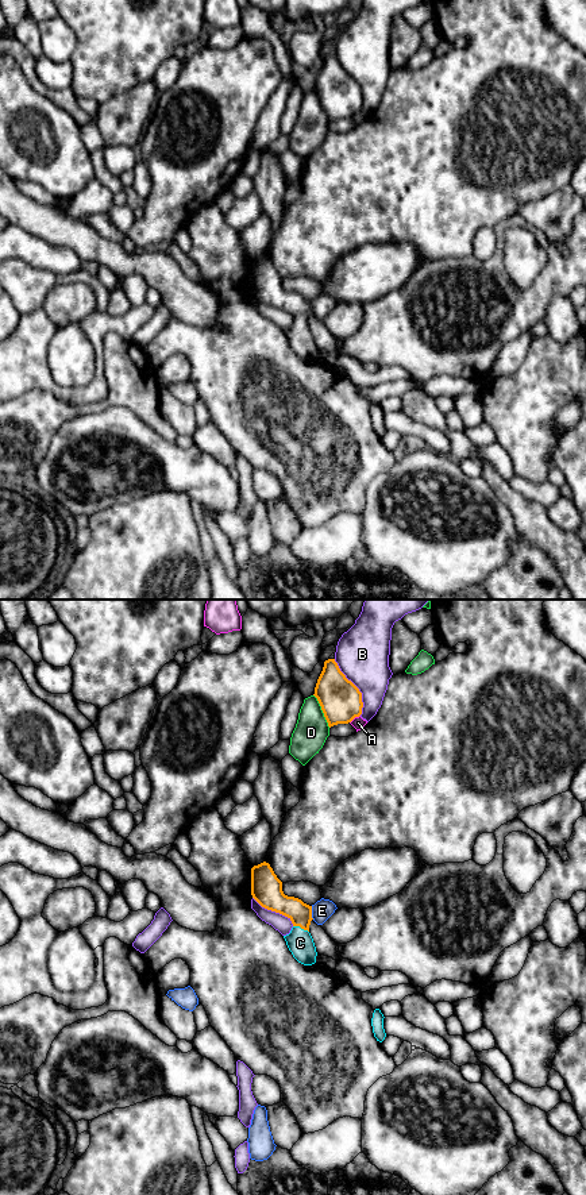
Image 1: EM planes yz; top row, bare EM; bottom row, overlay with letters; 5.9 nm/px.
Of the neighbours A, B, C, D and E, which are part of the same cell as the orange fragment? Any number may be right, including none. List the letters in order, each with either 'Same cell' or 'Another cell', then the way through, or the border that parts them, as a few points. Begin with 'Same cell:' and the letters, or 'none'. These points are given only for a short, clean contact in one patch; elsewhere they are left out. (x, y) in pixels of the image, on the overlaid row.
Same cell: C
A: Another cell
B: Another cell
C: Same cell. Path across: yz (272, 898), (301, 928), (300, 943)
D: Another cell
E: Another cell

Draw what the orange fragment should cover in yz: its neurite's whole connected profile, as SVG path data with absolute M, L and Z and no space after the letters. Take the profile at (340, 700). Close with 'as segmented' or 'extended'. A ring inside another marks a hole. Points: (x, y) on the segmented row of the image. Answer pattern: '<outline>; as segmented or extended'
M335 659L324 662L313 695L321 706L329 728L348 724L362 714L362 693L346 678Z; as segmented

